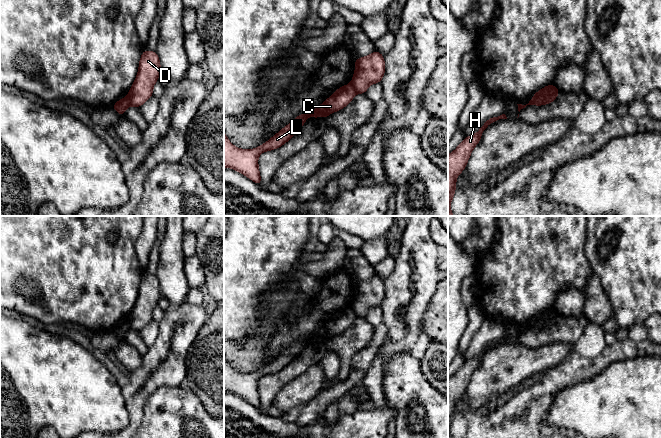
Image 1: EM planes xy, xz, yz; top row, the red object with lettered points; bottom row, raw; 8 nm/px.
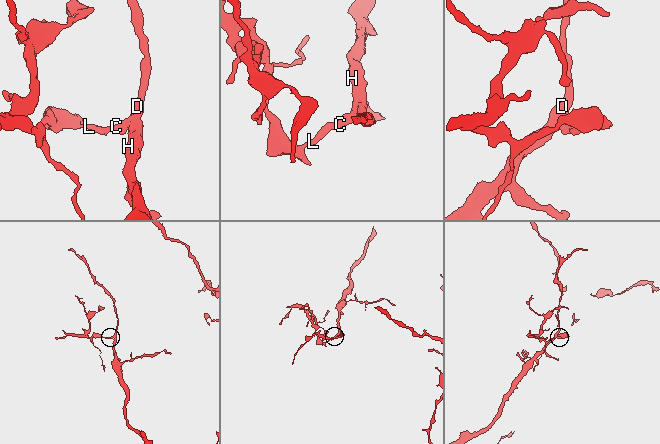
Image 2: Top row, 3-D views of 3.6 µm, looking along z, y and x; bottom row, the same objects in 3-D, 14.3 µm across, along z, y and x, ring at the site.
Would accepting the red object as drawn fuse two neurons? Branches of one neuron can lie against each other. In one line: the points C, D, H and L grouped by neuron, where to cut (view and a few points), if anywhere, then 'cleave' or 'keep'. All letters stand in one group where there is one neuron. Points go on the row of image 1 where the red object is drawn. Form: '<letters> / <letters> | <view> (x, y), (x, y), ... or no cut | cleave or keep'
C L / D H | yz (554, 86), (543, 103) | cleave

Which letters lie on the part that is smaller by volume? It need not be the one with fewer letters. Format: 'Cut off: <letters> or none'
Cut off: C, L

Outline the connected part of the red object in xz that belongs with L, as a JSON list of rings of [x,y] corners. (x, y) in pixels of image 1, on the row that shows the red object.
[[[350,84],[338,88],[331,97],[327,98],[316,109],[298,115],[290,124],[281,129],[267,142],[251,150],[233,146],[224,131],[224,167],[238,171],[262,186],[258,166],[258,156],[262,152],[280,148],[289,141],[306,123],[307,116],[311,118],[326,118],[333,112],[340,111],[350,104],[355,94],[356,91]]]

